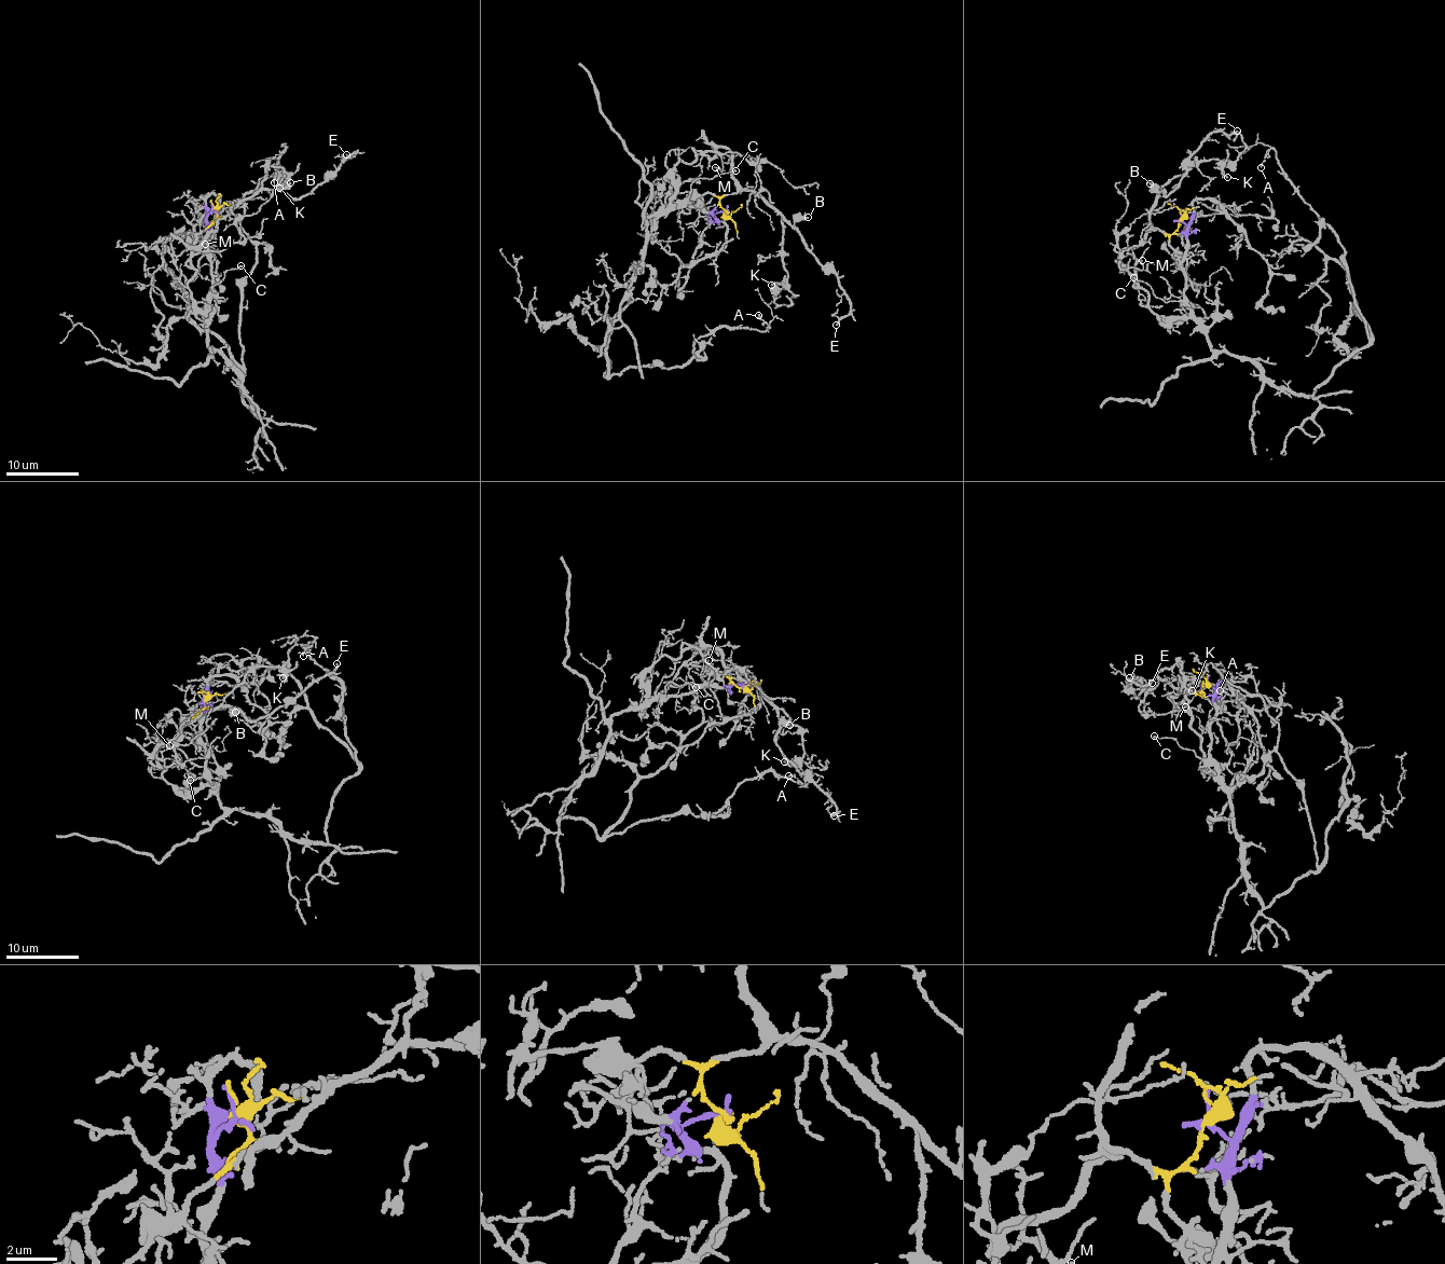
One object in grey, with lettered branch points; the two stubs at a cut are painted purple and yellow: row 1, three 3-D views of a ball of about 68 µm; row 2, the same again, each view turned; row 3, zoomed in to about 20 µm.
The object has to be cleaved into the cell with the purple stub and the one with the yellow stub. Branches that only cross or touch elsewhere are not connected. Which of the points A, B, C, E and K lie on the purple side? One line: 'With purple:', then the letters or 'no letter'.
With purple: A, C

